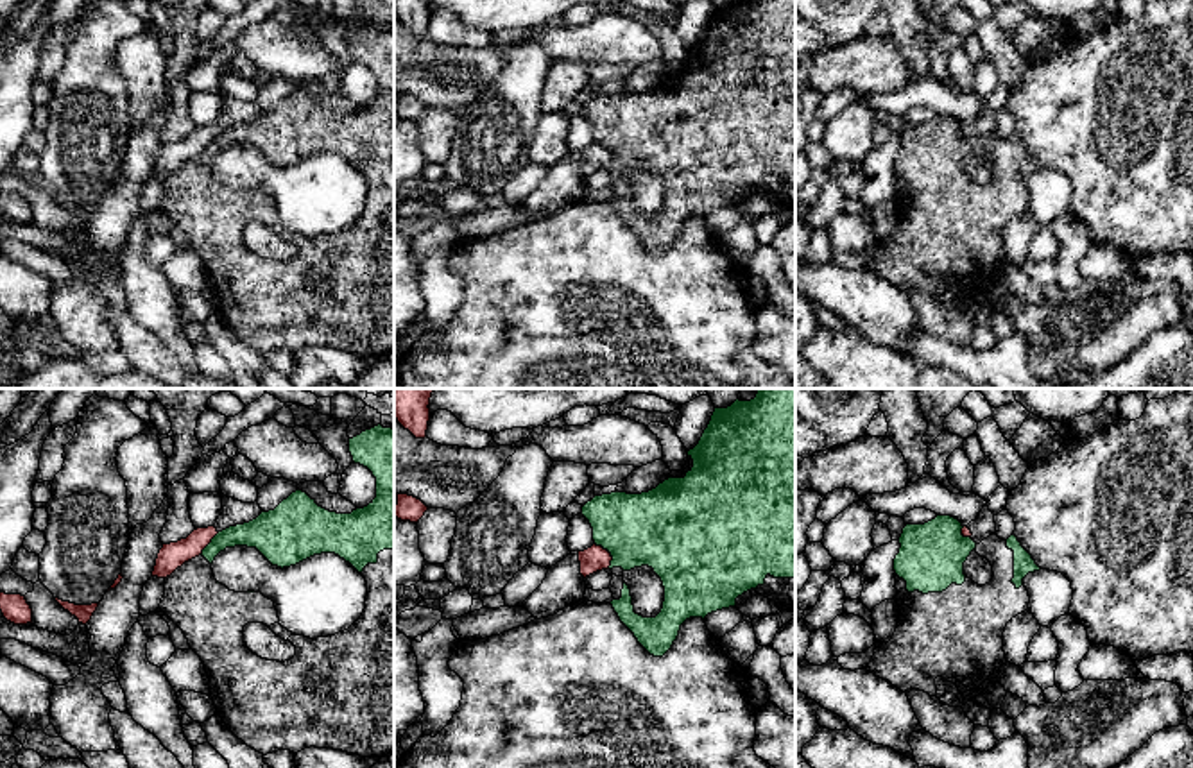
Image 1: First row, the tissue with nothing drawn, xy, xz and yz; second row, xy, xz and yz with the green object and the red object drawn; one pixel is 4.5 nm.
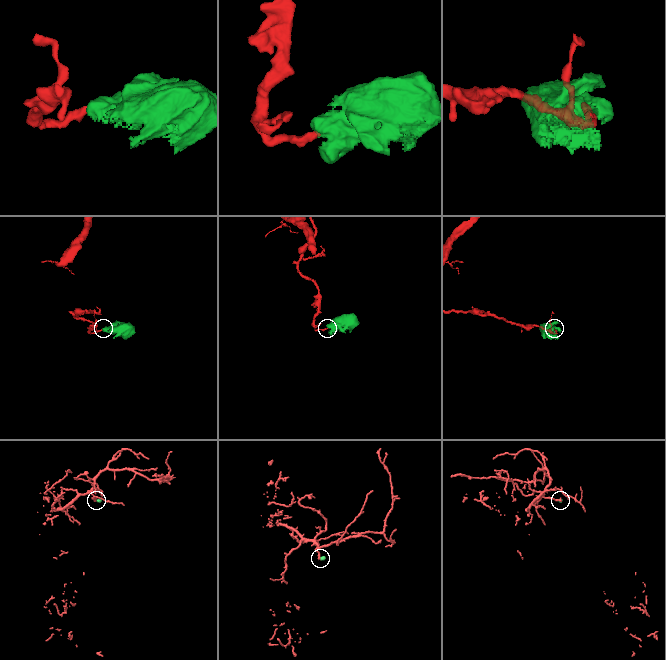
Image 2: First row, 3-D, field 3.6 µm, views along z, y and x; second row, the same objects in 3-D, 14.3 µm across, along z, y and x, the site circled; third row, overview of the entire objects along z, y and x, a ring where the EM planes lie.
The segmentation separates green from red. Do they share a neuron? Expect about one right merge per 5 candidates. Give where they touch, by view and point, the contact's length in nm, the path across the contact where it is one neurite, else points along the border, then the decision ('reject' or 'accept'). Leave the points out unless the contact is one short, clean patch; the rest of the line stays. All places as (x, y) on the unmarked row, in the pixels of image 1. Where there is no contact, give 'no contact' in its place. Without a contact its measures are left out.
xz (609, 151) | 140 nm | along xz (595, 142), (609, 153), (609, 167) | reject

